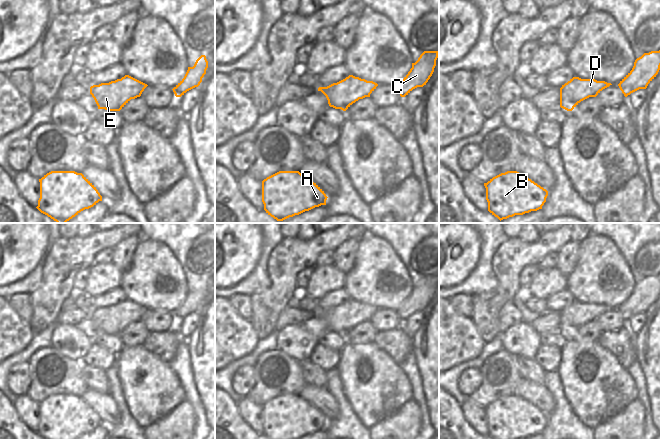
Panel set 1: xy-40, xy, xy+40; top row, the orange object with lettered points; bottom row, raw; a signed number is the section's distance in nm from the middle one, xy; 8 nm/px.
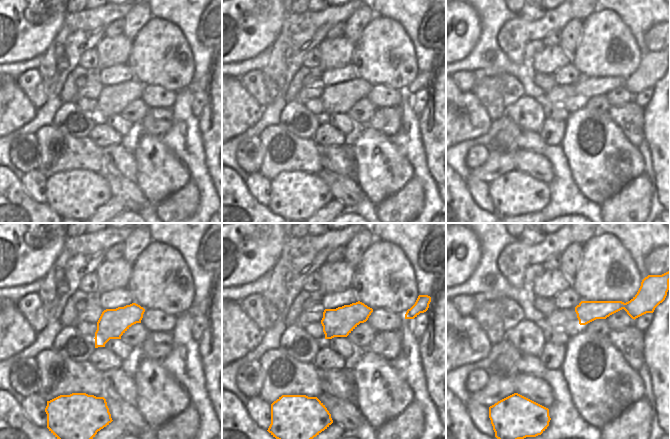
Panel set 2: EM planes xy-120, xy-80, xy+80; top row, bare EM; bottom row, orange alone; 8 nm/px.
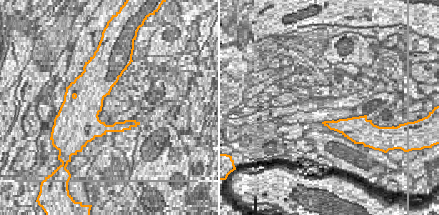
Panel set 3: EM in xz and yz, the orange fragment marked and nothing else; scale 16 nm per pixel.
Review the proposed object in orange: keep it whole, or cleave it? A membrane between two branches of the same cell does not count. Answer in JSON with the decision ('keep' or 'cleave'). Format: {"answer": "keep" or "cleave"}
{"answer": "keep"}

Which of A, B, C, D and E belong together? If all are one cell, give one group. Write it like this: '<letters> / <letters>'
A B C D E

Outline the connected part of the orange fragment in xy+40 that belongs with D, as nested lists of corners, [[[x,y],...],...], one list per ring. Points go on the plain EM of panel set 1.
[[[573,301],[560,312],[560,331],[572,335],[581,325],[596,321],[610,309],[612,308],[605,305]]]

